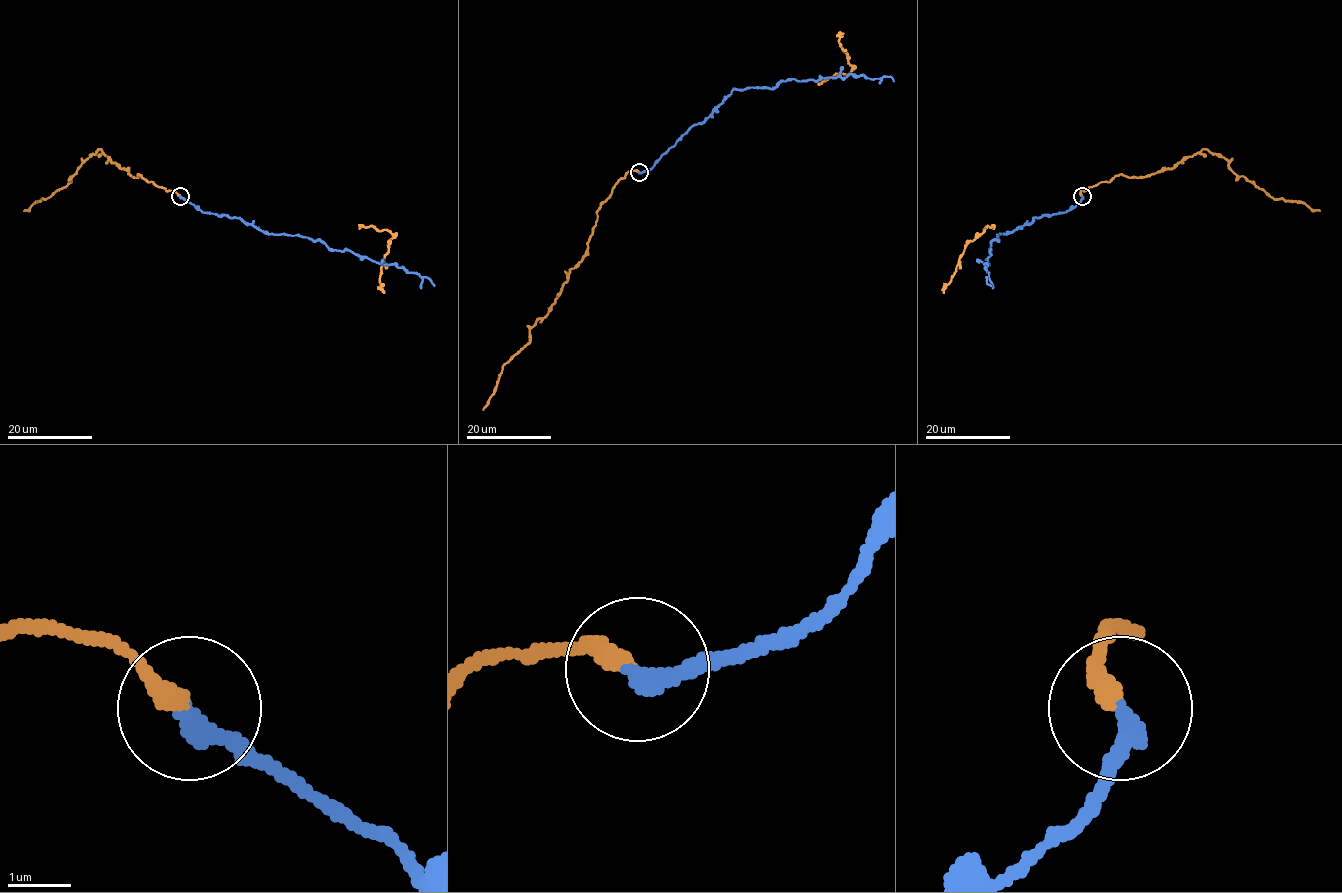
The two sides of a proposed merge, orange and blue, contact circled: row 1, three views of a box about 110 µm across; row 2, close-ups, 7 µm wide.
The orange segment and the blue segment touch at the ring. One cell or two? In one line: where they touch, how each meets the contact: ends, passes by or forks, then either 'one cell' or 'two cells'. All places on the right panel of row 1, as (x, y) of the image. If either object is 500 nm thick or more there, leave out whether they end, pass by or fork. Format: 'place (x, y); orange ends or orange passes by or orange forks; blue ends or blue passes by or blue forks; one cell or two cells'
place (1082, 196); orange ends; blue ends; one cell

